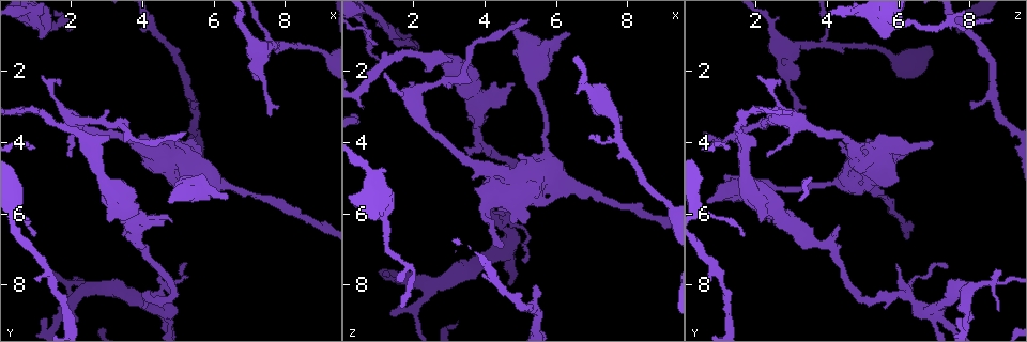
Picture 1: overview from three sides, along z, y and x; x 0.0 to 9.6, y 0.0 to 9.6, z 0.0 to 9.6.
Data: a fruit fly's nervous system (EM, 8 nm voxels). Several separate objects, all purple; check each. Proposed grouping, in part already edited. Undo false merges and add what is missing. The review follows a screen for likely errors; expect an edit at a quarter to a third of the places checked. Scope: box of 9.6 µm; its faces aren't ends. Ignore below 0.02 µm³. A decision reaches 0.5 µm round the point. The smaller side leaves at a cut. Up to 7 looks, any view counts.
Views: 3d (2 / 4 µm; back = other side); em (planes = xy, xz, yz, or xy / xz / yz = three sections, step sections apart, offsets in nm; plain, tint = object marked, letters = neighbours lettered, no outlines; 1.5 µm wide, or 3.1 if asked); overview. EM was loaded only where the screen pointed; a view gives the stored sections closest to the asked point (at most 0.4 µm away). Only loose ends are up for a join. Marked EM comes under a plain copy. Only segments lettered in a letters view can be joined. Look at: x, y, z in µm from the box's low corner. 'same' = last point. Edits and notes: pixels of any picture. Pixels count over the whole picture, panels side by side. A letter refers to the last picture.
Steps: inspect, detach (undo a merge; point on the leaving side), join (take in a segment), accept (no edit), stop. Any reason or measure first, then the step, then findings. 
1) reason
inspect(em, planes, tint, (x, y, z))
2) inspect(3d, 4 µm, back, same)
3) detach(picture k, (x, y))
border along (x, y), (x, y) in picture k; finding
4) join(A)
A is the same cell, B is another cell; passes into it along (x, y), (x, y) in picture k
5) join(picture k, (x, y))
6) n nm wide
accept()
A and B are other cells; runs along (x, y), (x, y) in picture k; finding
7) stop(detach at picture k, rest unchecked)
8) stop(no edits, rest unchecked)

inspect(3d, 2 µm, (7.80, 3.05, 3.40))

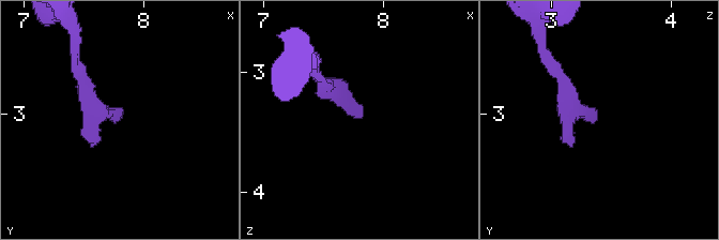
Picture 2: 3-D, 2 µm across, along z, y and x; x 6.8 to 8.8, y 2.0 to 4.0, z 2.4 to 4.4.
inspect(em, yz, step 8, tint, (7.78, 3.06, 3.38))

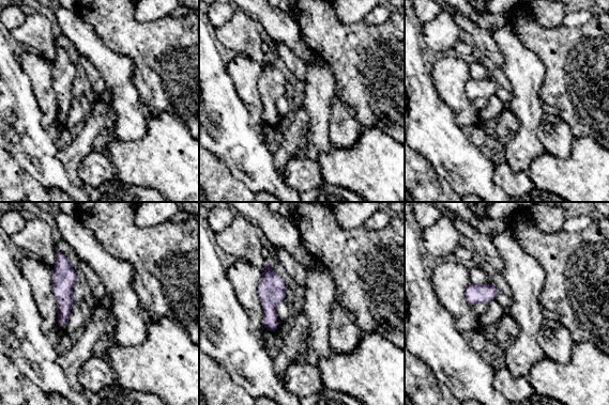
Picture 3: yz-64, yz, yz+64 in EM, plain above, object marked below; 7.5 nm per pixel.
inspect(em, planes, letters, same)

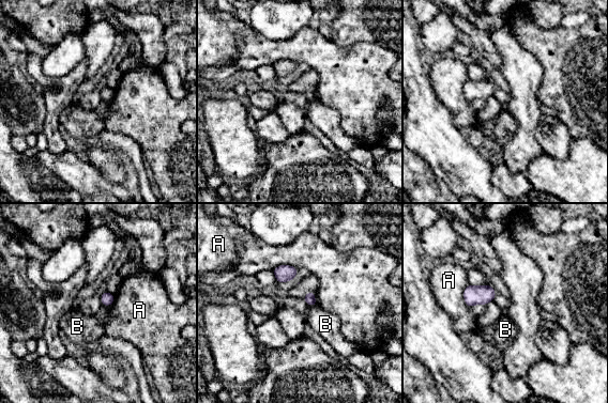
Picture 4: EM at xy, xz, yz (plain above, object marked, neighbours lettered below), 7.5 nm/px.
accept()
A and B are other cells; no lettered segment goes on from it

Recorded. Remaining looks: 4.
sudden change in width
inspect(em, xz, step 8, letters, (5.70, 5.15, 4.25))

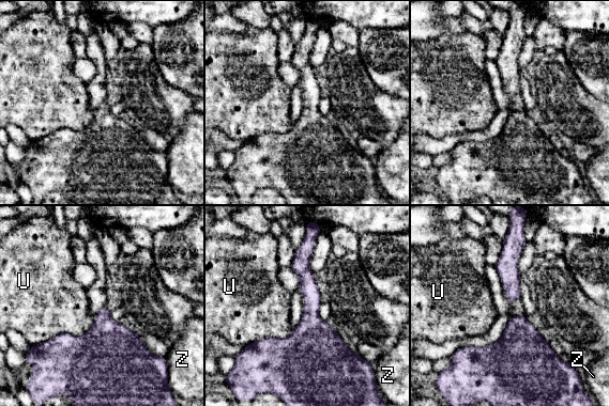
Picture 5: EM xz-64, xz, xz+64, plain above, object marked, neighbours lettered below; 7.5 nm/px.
260 nm wide
accept()
U and Z are other cells; border along (94, 316), (84, 333), (32, 345) in picture 5; one neuron here

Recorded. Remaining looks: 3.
stops while still wide
inspect(em, planes, letters, (4.75, 5.65, 0.65))

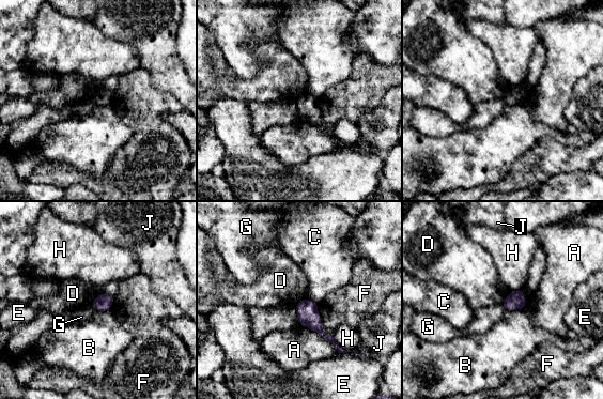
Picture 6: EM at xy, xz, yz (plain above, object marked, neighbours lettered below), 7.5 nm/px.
A touches over 360 nm
accept()
A, B, C, D, E, F, G, H and J are other cells; no lettered segment goes on from it

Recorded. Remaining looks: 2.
stop(no edits, rest unchecked)

